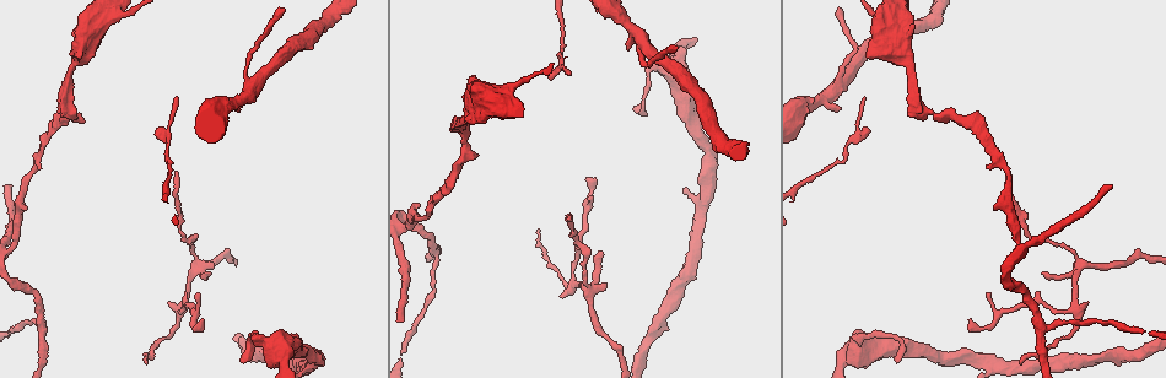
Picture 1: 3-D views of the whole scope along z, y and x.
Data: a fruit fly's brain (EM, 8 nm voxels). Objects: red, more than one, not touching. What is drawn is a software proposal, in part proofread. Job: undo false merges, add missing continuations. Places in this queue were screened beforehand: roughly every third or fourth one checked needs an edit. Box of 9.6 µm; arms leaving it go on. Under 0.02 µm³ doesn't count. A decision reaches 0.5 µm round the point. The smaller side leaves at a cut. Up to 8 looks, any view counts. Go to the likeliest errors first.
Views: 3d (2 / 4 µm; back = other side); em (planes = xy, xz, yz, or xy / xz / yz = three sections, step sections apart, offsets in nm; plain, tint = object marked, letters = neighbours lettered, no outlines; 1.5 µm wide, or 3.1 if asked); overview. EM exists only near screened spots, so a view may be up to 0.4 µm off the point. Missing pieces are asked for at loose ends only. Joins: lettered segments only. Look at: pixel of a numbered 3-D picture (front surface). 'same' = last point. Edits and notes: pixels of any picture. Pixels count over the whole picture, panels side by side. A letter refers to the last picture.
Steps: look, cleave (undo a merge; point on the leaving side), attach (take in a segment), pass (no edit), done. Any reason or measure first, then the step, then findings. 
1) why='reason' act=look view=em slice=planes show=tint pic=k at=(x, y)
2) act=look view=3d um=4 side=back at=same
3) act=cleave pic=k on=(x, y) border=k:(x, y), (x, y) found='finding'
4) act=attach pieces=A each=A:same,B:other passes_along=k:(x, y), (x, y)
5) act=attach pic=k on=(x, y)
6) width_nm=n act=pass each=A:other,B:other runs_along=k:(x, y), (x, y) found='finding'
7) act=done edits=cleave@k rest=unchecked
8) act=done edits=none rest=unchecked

why='an open end' act=look view=3d um=2 pic=1 at=(468, 143)

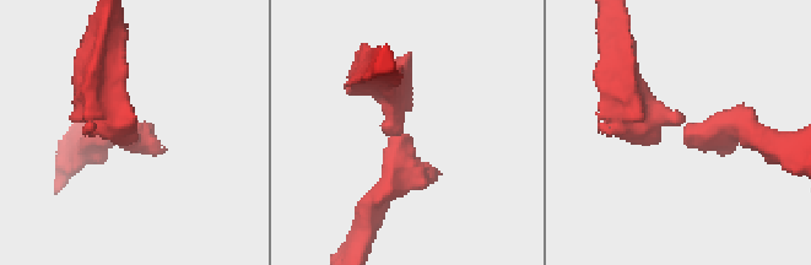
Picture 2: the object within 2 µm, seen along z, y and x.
act=look view=em slice=xz step=4 show=letters pic=2 at=(125, 117)

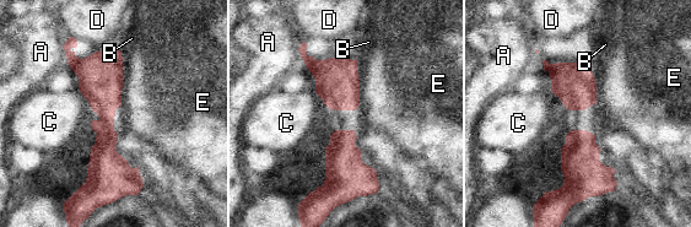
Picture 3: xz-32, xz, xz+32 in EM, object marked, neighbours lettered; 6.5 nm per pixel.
act=look view=em slice=planes show=letters at=same

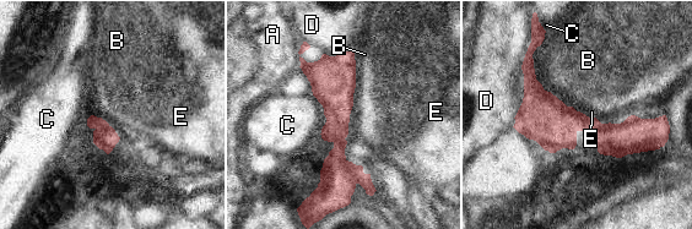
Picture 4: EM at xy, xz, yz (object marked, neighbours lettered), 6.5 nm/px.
width_nm=300 act=pass each=A:other,B:other,C:other,D:other,E:other border=4:(356, 61), (345, 157), (360, 165) found='none of them fits'

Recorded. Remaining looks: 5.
why='three arms meet' act=look view=em slice=planes show=letters pic=1 at=(1042, 323)

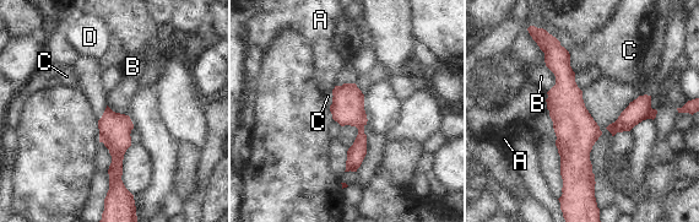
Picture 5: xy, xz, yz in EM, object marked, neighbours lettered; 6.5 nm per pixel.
longest_contact=B:180nm act=pass each=A:other,B:other,C:other,D:other border=5:(568, 52), (570, 68), (574, 72) found='all the same neuron'

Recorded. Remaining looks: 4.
why='a fork' act=look view=3d um=2 side=back pic=1 at=(179, 306)

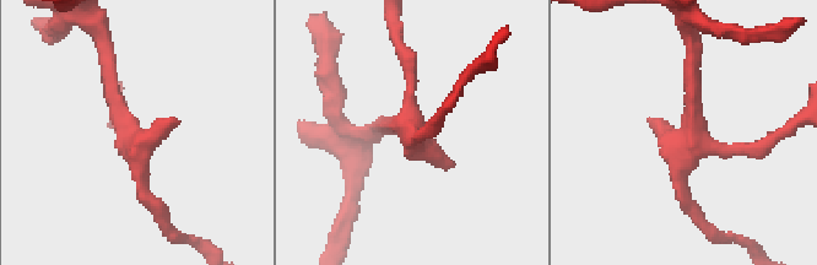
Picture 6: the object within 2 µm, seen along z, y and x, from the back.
why='shape alone is not enough' act=look view=em slice=planes show=tint pic=6 at=(697, 137)

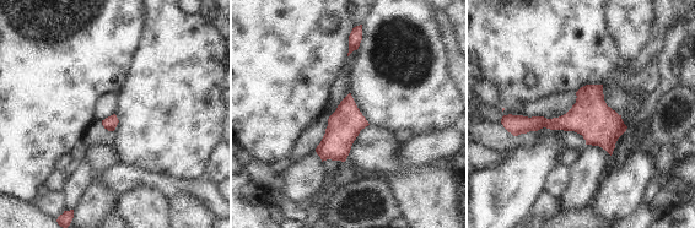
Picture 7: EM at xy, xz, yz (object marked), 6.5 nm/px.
act=look view=em slice=planes show=letters at=same

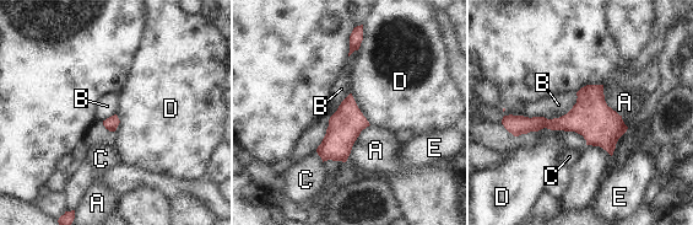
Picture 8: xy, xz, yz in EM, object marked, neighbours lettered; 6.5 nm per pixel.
act=pass each=A:other,B:other,C:other,D:other,E:other border=8:(577, 94), (574, 105), (559, 117) found='continuous, no second neuron'

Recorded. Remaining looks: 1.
act=done edits=none rest=unchecked

